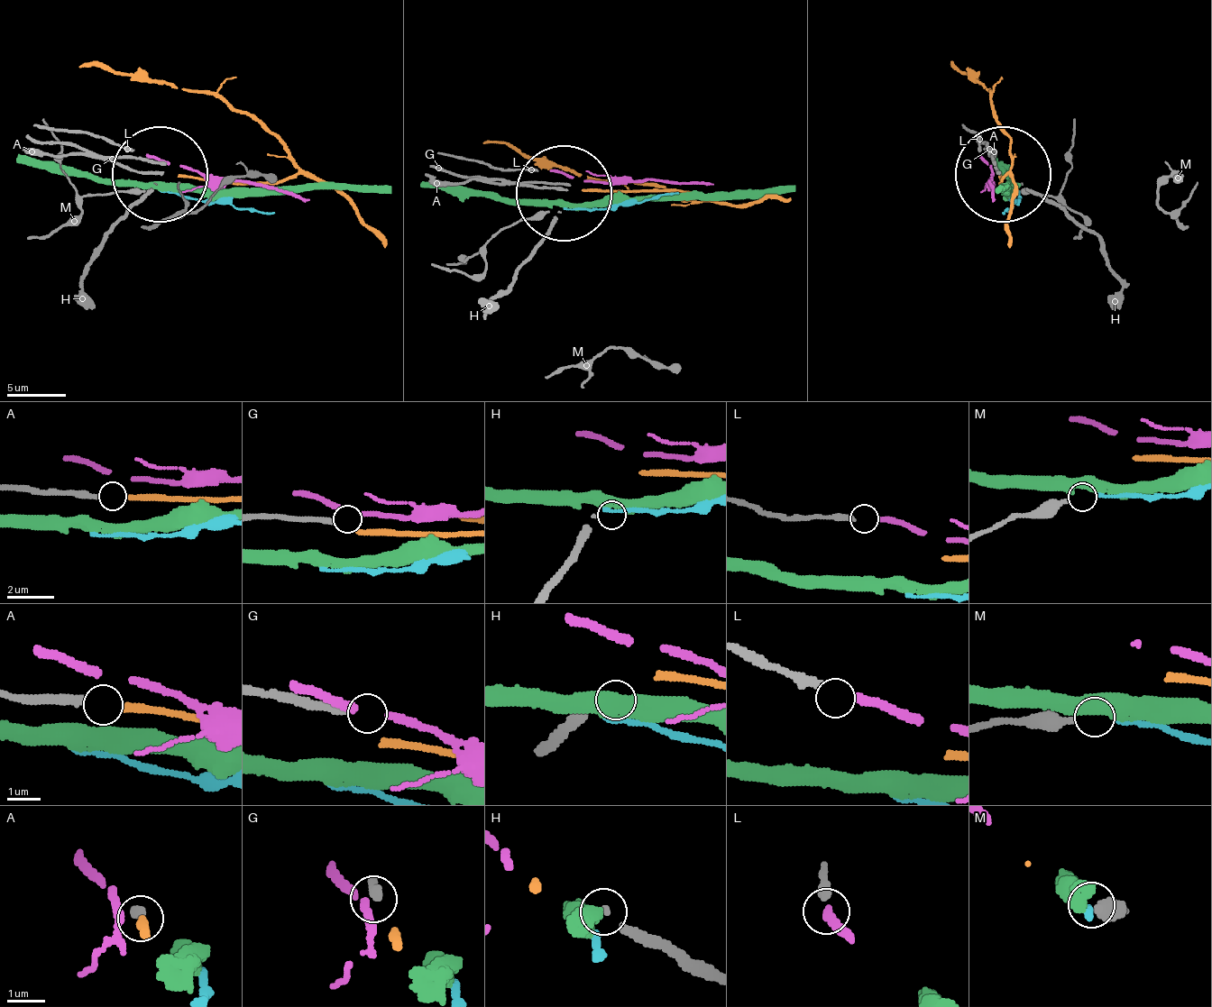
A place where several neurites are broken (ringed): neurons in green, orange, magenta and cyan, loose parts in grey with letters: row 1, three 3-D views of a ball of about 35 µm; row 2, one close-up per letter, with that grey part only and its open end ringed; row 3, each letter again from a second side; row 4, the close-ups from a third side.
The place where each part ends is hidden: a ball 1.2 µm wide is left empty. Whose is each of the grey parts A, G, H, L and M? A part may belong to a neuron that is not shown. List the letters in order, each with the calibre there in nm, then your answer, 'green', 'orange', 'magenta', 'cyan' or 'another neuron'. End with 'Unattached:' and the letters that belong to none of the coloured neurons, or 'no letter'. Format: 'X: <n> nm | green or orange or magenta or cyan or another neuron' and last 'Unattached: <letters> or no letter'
A: 240 nm | orange
G: 240 nm | another neuron
H: 60 nm | green
L: 280 nm | magenta
M: 360 nm | cyan
Unattached: G

